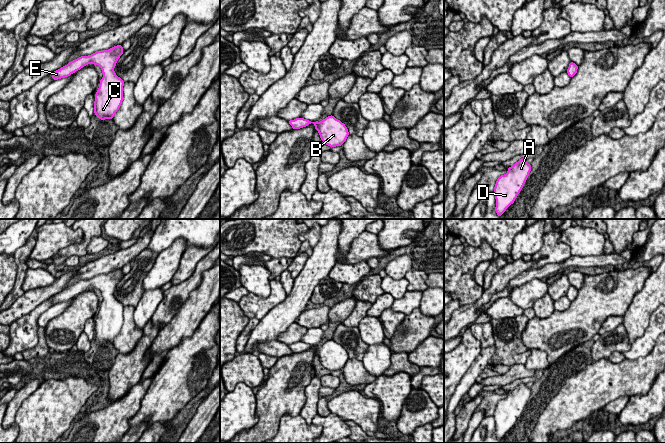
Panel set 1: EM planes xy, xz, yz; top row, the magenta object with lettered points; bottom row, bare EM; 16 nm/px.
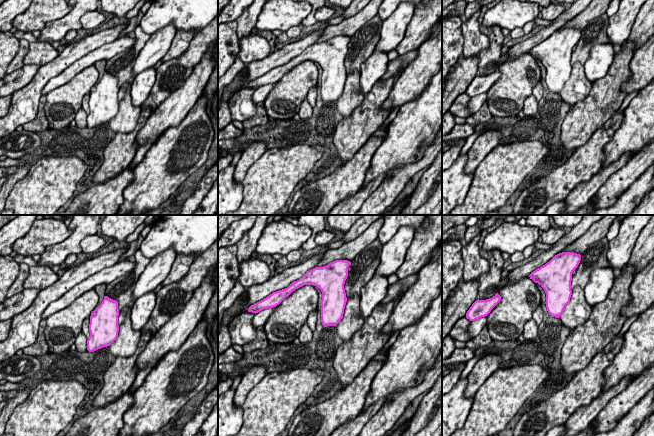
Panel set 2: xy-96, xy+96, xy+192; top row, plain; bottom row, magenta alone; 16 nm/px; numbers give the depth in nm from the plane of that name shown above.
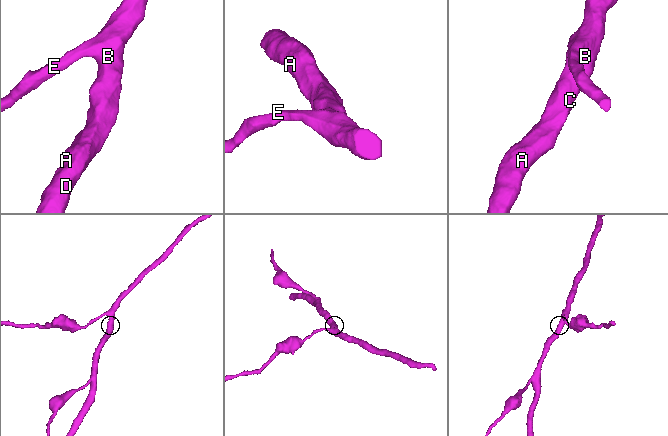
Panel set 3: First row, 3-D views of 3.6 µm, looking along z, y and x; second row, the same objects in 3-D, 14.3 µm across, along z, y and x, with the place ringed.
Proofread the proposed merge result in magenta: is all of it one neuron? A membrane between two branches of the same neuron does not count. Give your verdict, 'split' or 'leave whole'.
leave whole

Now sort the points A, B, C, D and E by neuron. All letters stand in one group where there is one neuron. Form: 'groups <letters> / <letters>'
groups A B C D E

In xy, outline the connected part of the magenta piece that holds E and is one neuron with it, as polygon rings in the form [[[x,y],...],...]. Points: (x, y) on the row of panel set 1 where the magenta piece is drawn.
[[[122,45],[108,50],[97,51],[88,56],[81,56],[51,73],[53,80],[70,76],[85,65],[98,65],[103,73],[99,88],[95,94],[94,113],[101,120],[113,119],[123,101],[124,81],[116,75],[114,68],[123,54]]]

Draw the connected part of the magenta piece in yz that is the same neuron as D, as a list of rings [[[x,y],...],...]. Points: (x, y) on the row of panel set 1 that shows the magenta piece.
[[[521,158],[508,168],[508,172],[505,175],[499,176],[494,187],[496,199],[495,211],[499,217],[514,203],[530,171],[530,163],[528,163],[526,159]]]

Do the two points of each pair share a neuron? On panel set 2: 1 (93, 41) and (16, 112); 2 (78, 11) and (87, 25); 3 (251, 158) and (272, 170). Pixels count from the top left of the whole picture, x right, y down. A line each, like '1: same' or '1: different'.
1: same
2: different
3: different

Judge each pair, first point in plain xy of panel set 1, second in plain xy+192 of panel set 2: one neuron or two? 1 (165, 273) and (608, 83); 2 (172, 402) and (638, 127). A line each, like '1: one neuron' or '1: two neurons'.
1: two neurons
2: one neuron

